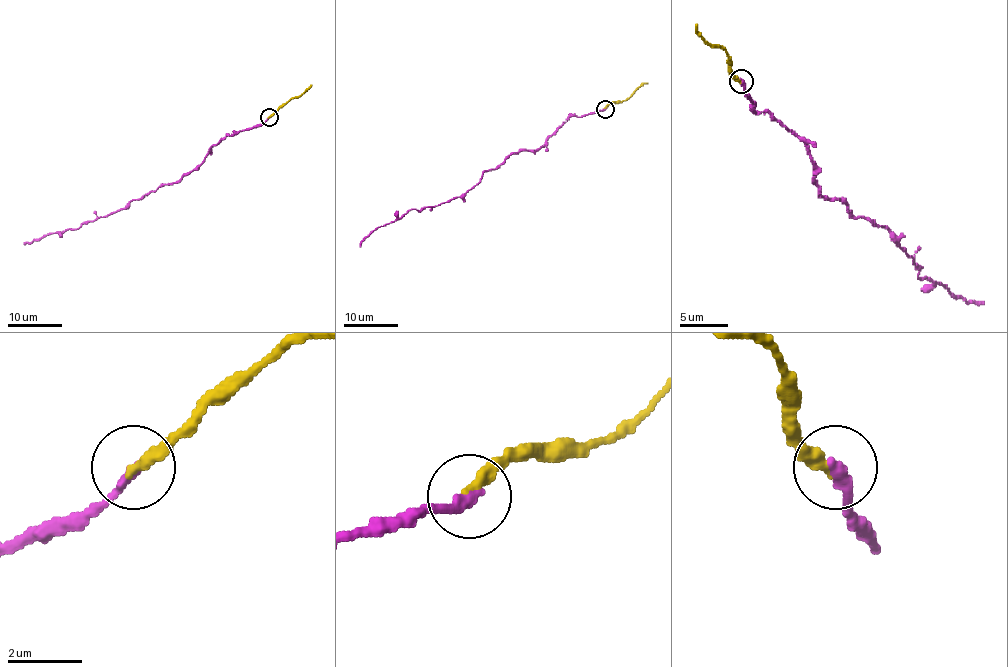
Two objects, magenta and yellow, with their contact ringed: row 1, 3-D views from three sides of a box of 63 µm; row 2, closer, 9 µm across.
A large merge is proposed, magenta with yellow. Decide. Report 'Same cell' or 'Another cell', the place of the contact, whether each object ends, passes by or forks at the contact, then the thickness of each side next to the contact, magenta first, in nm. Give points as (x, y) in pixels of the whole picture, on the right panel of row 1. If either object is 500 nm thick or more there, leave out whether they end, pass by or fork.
Same cell. Place: (741, 81). At the ring magenta ends. At the ring yellow ends. Thickness 340 nm (magenta) against 340 nm

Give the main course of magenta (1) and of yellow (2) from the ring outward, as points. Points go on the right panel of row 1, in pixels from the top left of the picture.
1: (741, 80), (755, 109), (808, 147), (813, 183), (822, 195), (885, 226), (921, 270), (918, 277), (983, 303)
2: (741, 80), (731, 73), (726, 51), (712, 46), (695, 25)

